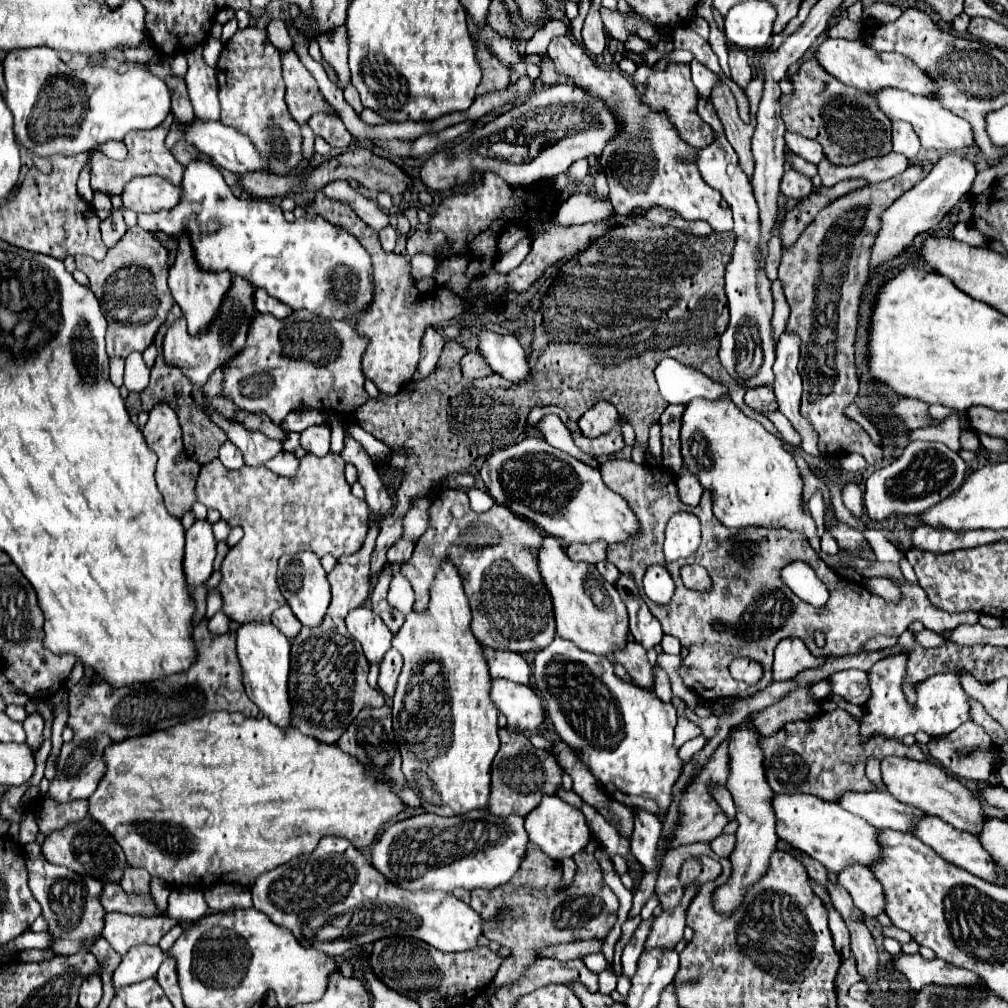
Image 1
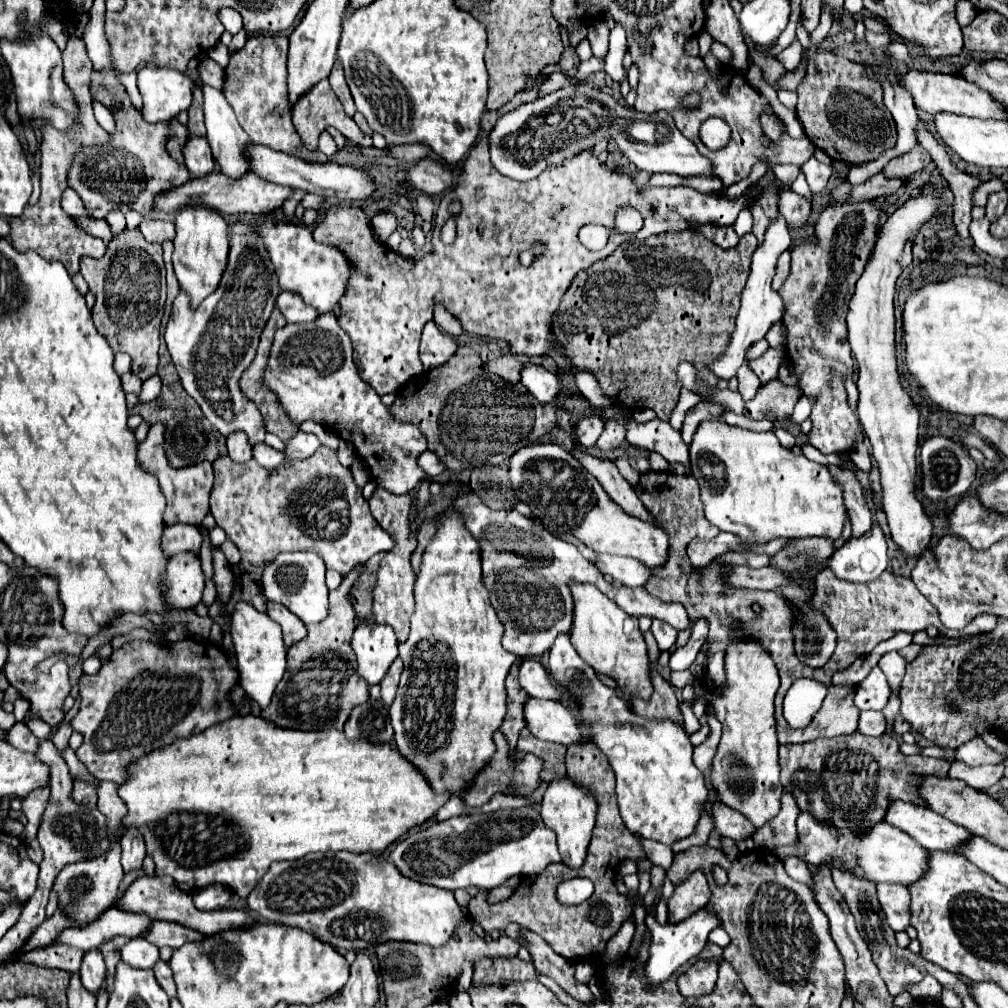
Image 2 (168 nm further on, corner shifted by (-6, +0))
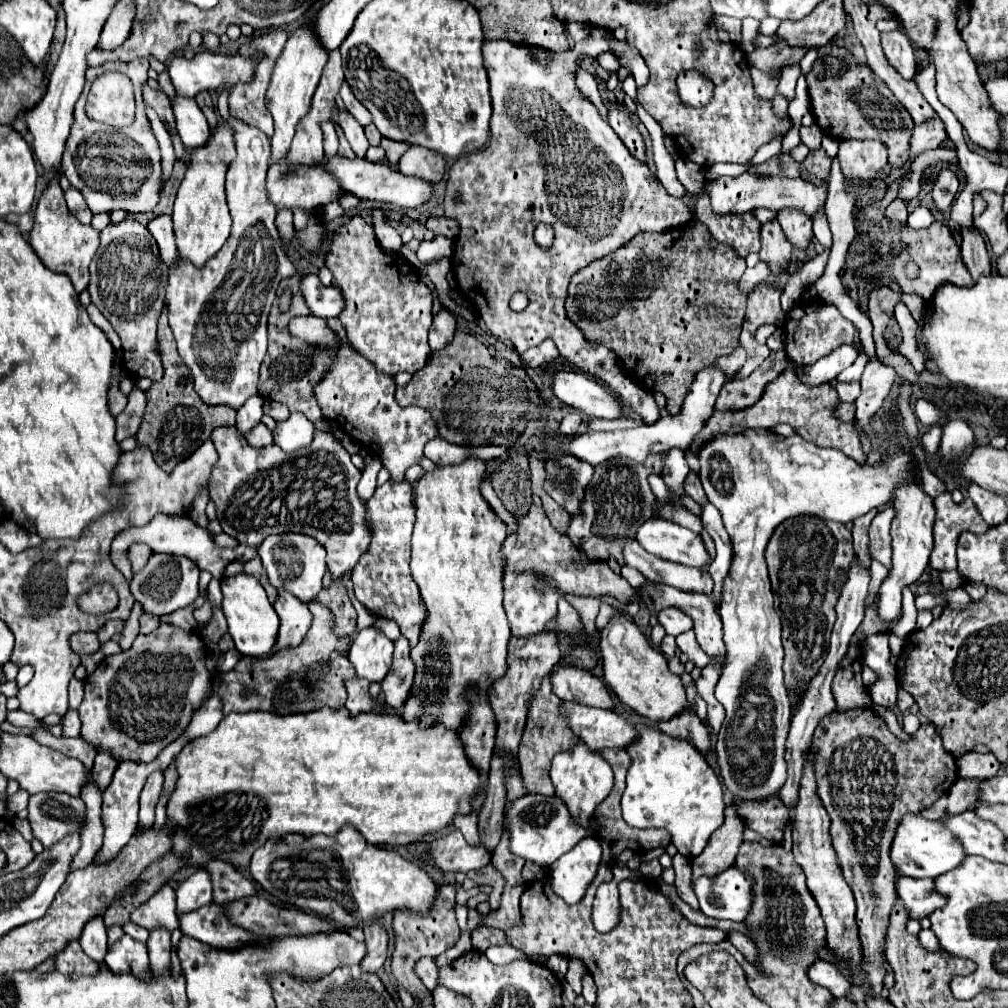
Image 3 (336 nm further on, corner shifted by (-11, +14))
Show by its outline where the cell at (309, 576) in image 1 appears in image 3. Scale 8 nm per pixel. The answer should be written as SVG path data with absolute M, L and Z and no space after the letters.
M295 532L267 536L259 546L259 558L269 574L269 582L275 588L289 590L303 602L311 602L321 592L323 588L321 580L327 572L327 566L325 566L325 548L315 538Z

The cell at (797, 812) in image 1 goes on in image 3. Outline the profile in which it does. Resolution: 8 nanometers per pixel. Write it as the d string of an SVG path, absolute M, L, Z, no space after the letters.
M907 814L901 820L891 848L893 862L903 870L905 876L911 878L937 878L939 874L955 870L965 860L965 856L967 854L961 842L951 834L951 830L947 830L941 822L931 822L917 814Z

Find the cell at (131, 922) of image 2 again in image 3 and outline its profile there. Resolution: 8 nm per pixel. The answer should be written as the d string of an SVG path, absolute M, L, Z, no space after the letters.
M163 886L149 902L141 904L141 910L135 910L135 922L143 928L167 928L169 932L179 928L179 920L173 914L173 888Z

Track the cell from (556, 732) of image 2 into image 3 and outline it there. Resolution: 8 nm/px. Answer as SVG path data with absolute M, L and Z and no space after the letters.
M563 702L561 714L569 718L575 736L585 740L593 750L601 748L629 748L637 742L639 734L621 716L611 710L589 708L575 702Z

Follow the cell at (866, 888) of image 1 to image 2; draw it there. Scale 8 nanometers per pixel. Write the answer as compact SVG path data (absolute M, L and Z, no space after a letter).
M878 884L878 900L880 906L886 914L888 926L894 932L906 930L906 926L910 924L910 916L908 916L908 890L902 884Z

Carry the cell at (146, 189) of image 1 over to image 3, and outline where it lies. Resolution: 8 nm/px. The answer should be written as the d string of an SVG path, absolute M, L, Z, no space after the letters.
M281 160L279 164L271 164L269 172L267 172L267 190L269 190L269 198L271 202L281 210L281 208L303 208L303 210L315 210L319 206L325 206L329 202L337 202L339 196L345 192L341 188L341 184L327 172L321 168L297 168L291 170L287 168L287 162Z

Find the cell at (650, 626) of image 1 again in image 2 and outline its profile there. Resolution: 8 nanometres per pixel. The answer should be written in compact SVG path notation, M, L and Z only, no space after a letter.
M652 620L652 628L650 630L652 630L652 634L654 634L660 650L670 650L674 646L676 634L678 634L676 628L672 628L670 624L666 624L664 620Z

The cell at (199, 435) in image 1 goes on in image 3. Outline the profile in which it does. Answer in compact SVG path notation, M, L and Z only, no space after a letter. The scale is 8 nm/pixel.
M163 312L159 318L159 344L161 344L161 360L165 368L165 376L161 382L153 382L151 388L145 392L147 396L147 408L143 414L143 422L135 434L137 446L149 448L157 466L161 470L171 472L177 464L187 460L205 440L209 440L211 432L217 426L235 426L235 410L229 406L211 406L205 404L197 392L193 390L193 376L189 374L189 368L181 360L173 332L167 324L167 314Z

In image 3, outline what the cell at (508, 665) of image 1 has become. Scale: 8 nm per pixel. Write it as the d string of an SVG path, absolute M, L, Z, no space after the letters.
M569 666L559 668L551 676L551 686L553 686L553 694L557 694L561 700L613 710L613 700L605 688L605 682L595 678L587 670L569 668Z

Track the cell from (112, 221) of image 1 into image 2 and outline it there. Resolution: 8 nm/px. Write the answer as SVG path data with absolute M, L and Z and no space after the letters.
M84 216L74 218L74 220L76 220L76 222L78 222L78 226L82 226L88 234L102 238L106 244L114 238L112 228L106 224L106 220L92 220L92 218L84 218Z

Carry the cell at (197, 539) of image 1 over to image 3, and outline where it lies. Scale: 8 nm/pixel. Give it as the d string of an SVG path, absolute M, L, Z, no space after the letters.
M153 554L147 566L141 572L133 574L131 594L137 604L141 604L145 614L151 616L167 616L179 608L185 608L195 602L199 596L199 568L189 562L189 558L177 558L169 554Z

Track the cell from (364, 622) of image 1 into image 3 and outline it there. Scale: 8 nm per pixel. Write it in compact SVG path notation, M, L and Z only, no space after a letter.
M367 628L359 630L349 650L349 662L353 664L359 678L381 682L391 668L391 654L393 640L389 640L375 628Z

